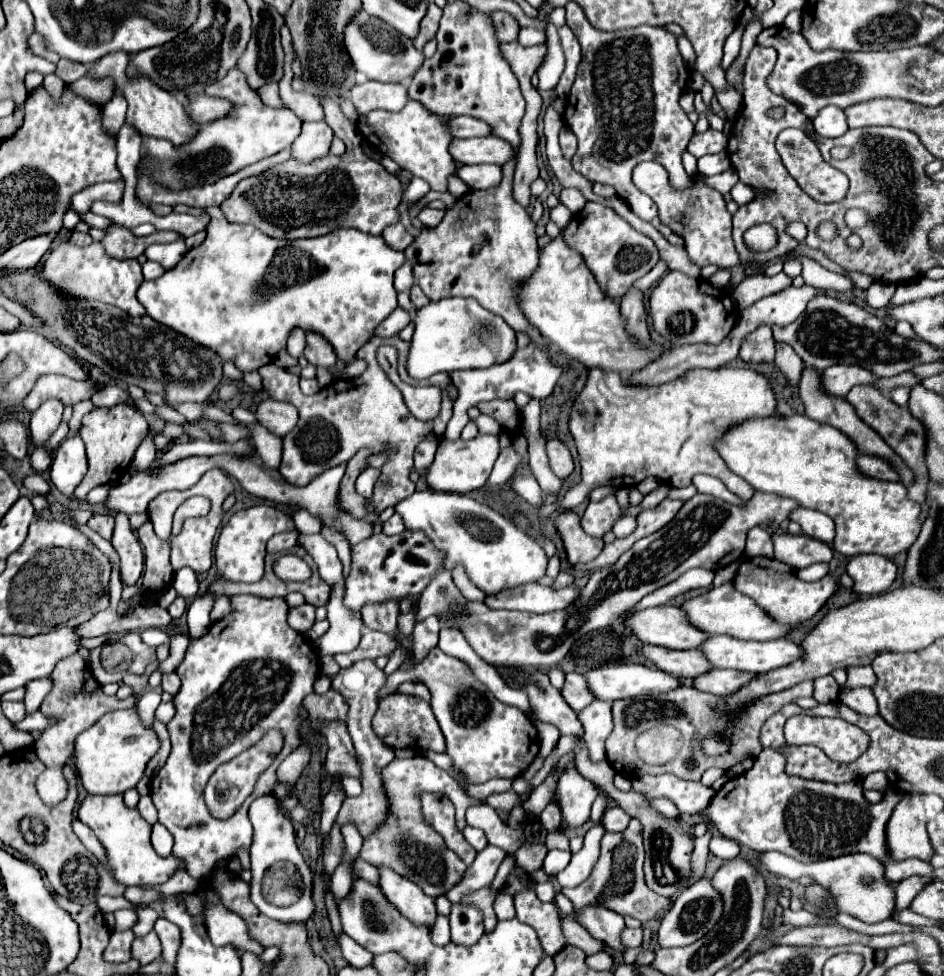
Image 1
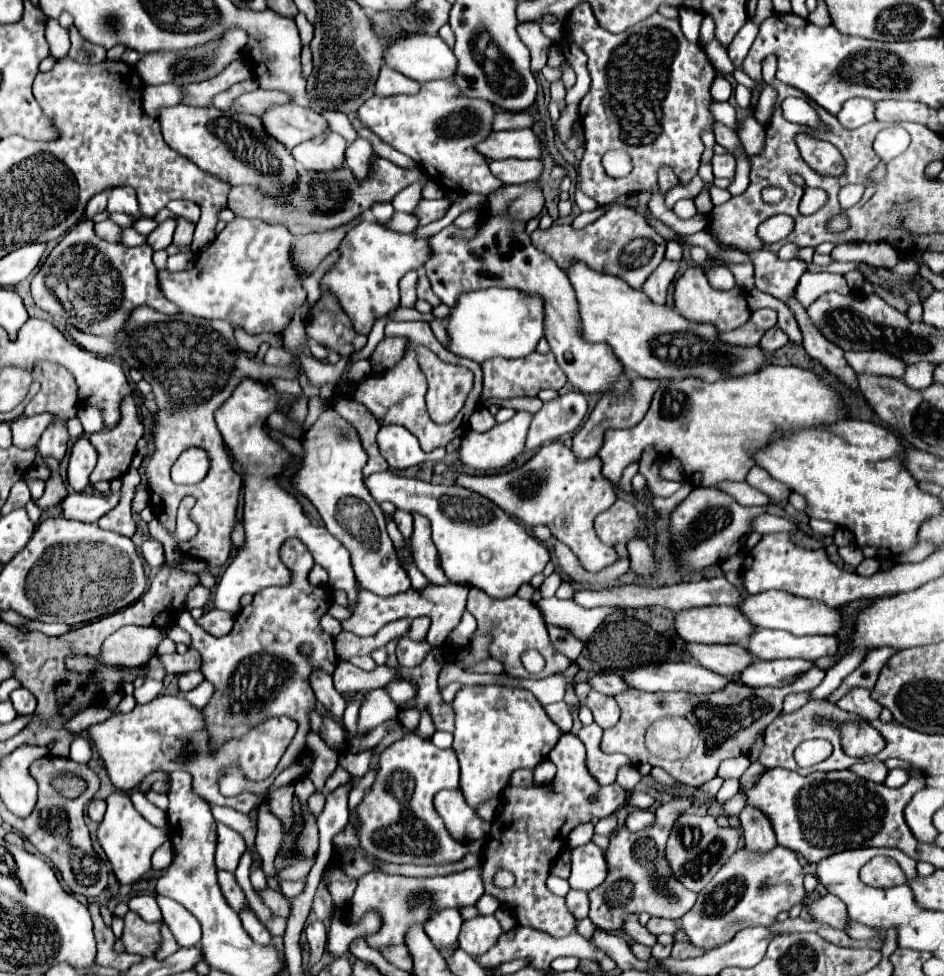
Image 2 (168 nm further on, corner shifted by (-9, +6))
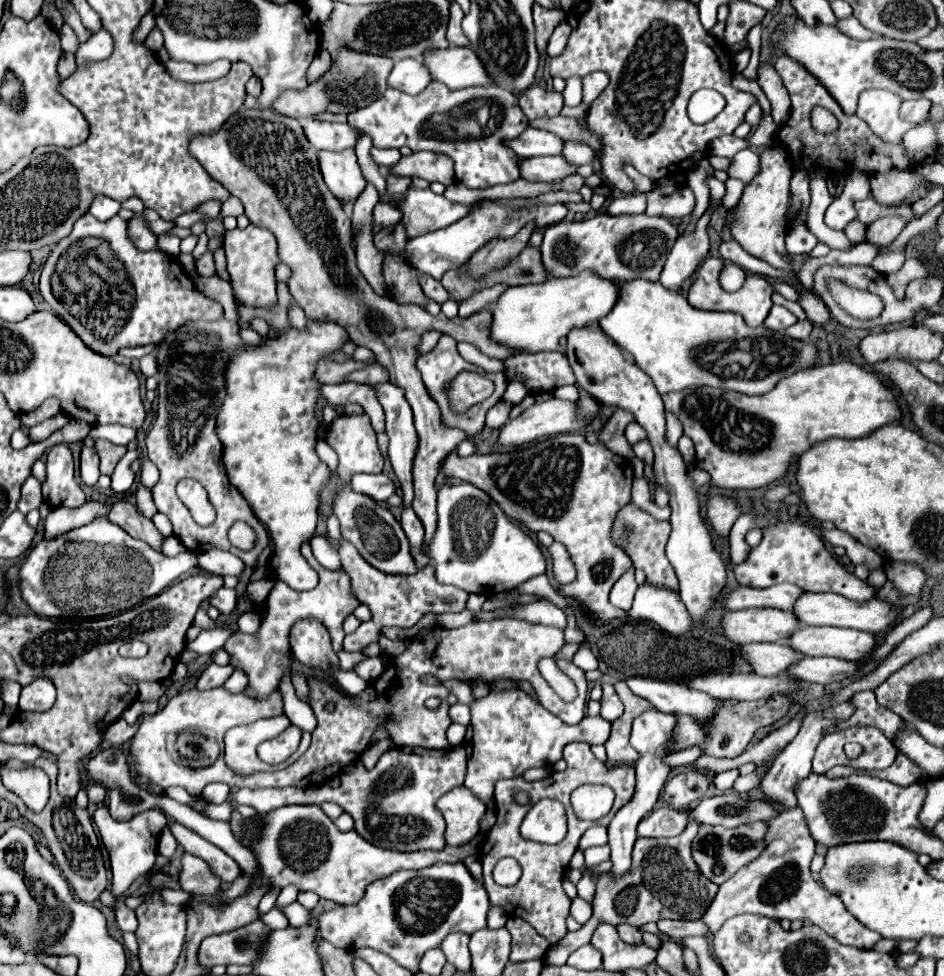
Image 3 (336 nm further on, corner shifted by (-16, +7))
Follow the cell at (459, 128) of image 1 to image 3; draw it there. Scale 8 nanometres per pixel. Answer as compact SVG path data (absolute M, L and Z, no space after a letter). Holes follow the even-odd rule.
M556 115L556 117L540 117L540 119L530 121L530 125L536 127L536 129L544 129L544 131L550 131L550 133L558 133L558 137L564 137L564 139L578 139L578 141L590 145L596 151L600 149L598 139L588 129L582 131L578 127L576 119L572 119L572 117L560 117L560 115Z

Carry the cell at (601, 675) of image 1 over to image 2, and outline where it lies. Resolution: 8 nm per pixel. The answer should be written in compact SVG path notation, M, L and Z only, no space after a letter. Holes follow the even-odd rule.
M665 662L661 666L645 666L641 670L633 670L633 674L625 674L625 680L629 686L645 692L683 690L689 694L711 694L731 682L697 662Z

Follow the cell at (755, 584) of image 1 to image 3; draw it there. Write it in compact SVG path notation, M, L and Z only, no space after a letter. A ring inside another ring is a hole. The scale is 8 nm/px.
M782 521L772 529L762 531L764 537L758 547L754 547L748 559L734 567L736 581L744 587L772 587L778 583L792 583L804 591L832 591L850 601L870 601L876 597L880 587L868 585L868 581L858 579L848 573L824 547L822 539L806 525L798 521Z

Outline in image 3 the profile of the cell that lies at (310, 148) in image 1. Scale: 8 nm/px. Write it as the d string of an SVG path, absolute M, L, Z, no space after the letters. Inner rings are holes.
M354 149L318 151L316 157L320 161L320 171L328 189L342 201L342 205L352 203L366 185Z

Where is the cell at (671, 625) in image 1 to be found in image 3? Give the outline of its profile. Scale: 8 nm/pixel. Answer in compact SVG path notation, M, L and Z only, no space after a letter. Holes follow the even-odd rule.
M740 609L728 611L720 619L720 629L732 643L774 643L784 641L798 629L792 613L780 609Z

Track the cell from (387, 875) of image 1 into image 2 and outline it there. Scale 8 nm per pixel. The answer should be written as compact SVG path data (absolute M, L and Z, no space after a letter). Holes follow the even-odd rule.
M443 910L441 914L437 914L437 920L429 922L429 928L425 928L425 932L437 948L457 950L457 936L461 924L463 918L457 910Z

